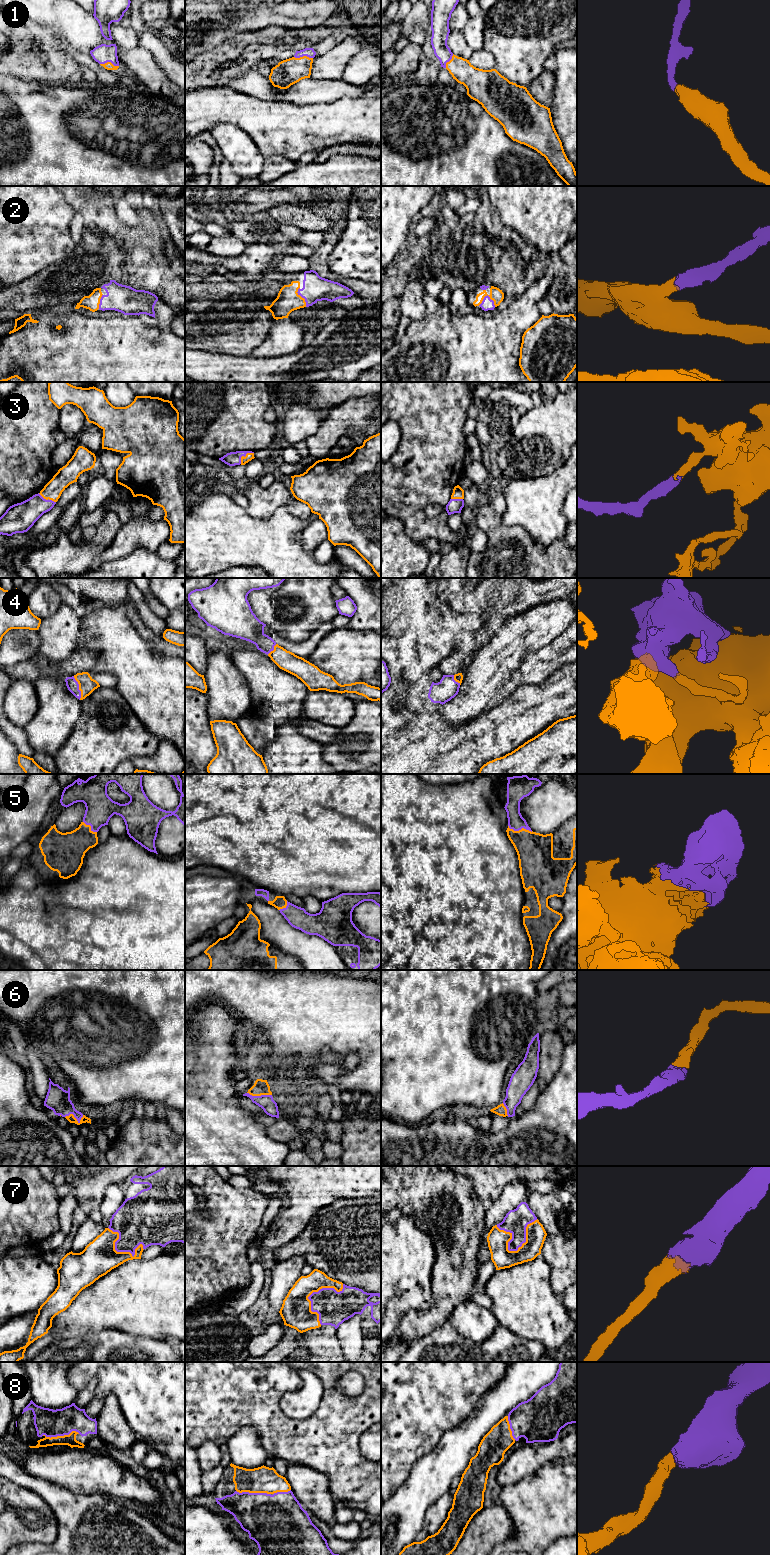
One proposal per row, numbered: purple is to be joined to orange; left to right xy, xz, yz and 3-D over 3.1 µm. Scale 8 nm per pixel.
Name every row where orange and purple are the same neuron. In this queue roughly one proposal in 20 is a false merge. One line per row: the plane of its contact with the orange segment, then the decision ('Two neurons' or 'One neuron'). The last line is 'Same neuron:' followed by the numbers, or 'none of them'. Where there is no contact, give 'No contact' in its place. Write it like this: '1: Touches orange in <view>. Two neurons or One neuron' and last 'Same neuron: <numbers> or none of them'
1: Touches orange in xy. One neuron
2: Touches orange in yz. One neuron
3: Touches orange in xz. One neuron
4: Touches orange in xy. One neuron
5: Touches orange in yz. One neuron
6: Touches orange in xy. One neuron
7: Touches orange in yz. One neuron
8: Touches orange in xy. One neuron
Same neuron: 1, 2, 3, 4, 5, 6, 7, 8

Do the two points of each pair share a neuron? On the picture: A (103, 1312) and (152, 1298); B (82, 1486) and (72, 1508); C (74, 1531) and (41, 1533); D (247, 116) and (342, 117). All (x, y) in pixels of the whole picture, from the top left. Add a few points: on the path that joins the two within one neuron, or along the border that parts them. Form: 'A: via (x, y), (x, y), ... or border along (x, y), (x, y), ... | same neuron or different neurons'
A: via (115, 1301), (140, 1298) | same neuron
B: border along (57, 1484), (75, 1493), (102, 1494) | different neurons
C: border along (52, 1509), (57, 1524), (57, 1538), (49, 1544) | different neurons
D: via (271, 119), (318, 119) | same neuron

